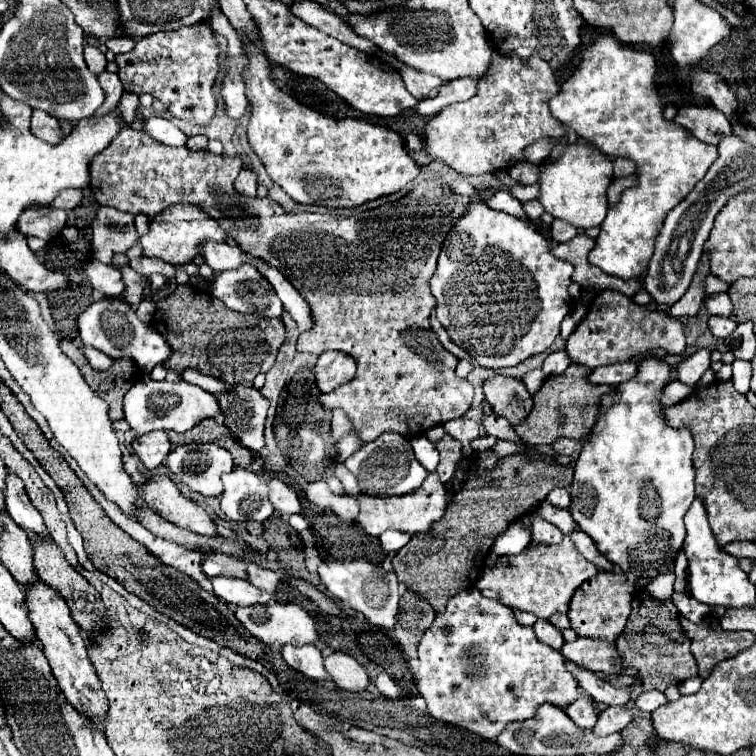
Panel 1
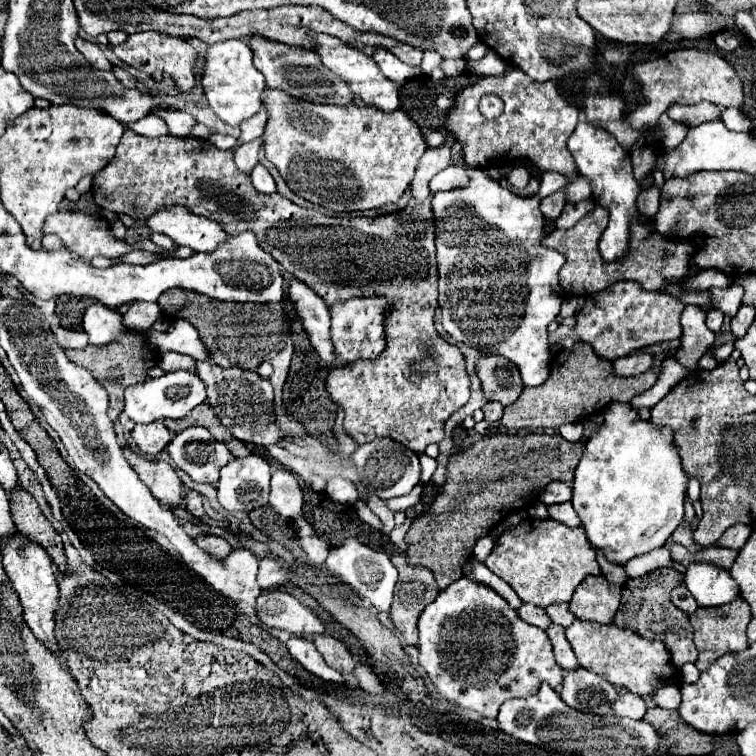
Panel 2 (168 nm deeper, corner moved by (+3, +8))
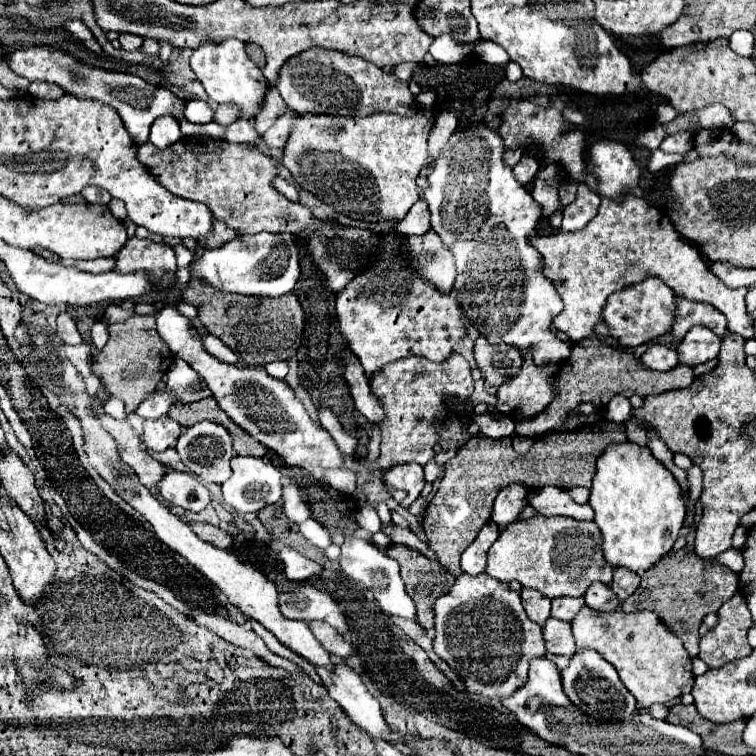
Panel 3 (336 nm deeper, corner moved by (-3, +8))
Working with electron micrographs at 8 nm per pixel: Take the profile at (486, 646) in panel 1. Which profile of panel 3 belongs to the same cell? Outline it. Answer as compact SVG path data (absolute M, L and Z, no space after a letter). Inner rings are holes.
M463 574L451 590L437 598L435 606L435 654L461 676L469 694L479 694L489 700L503 700L527 680L529 662L547 656L545 638L539 624L533 624L521 604L517 592L509 584L493 580L487 574Z

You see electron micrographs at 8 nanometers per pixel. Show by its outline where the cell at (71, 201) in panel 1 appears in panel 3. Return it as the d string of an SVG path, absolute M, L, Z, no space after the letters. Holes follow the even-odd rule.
M89 186L81 192L81 196L87 200L87 202L93 202L93 204L109 204L111 196L105 194L103 188L97 188L97 186Z

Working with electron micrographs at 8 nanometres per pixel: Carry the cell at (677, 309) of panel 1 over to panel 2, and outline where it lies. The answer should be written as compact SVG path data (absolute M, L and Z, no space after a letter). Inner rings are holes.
M687 306L683 310L681 328L681 348L673 356L683 368L697 370L699 358L713 348L715 334L705 326L705 312L699 306Z

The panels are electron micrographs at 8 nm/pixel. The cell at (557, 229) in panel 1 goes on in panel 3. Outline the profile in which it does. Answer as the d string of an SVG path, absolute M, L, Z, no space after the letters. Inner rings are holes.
M579 186L575 202L563 210L563 226L561 228L569 230L569 232L585 228L589 224L589 220L595 218L597 210L599 210L599 202L601 202L601 198L597 192Z

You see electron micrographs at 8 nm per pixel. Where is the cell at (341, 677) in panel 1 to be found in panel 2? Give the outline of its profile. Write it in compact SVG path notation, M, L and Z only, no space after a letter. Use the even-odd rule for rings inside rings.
M317 634L317 636L313 636L313 642L315 642L315 648L319 650L319 654L325 658L325 662L331 668L335 668L343 674L349 674L355 668L355 662L353 662L347 646L343 642L339 642L337 638L327 636L327 634Z

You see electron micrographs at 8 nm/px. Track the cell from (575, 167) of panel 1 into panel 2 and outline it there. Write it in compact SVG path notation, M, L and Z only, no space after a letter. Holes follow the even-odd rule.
M577 176L575 180L569 180L565 188L567 188L567 202L575 202L575 200L583 200L583 198L591 196L589 182L583 176Z

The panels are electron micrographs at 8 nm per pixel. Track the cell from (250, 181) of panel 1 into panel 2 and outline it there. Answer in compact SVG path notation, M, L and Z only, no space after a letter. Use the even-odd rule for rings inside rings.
M255 138L255 140L235 148L235 164L241 172L249 174L253 170L253 166L257 164L257 152L259 152L261 144L263 144L263 138Z

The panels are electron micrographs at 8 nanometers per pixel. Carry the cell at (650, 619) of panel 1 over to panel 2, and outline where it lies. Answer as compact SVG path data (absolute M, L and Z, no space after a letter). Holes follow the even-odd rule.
M657 568L645 576L629 578L623 586L621 606L613 620L621 628L635 628L635 632L639 632L639 636L643 638L661 640L669 648L673 664L677 668L697 660L697 648L693 644L693 628L689 616L671 602L671 590L677 588L683 582L683 578L685 576L673 568Z

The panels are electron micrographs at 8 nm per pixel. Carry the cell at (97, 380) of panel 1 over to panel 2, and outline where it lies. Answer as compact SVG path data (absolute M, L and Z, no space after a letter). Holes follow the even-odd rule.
M131 332L121 336L119 340L113 340L103 346L87 346L83 350L67 350L67 356L71 362L87 368L95 380L107 390L109 396L109 418L115 422L117 416L123 412L123 392L127 386L145 382L149 368L157 366L159 352L147 346L147 336L141 332Z

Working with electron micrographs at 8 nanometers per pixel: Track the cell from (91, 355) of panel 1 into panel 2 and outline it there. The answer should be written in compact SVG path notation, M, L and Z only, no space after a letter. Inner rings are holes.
M51 326L55 338L57 338L57 344L61 348L85 348L87 346L87 334L85 332L77 332L77 330L67 330L63 326Z

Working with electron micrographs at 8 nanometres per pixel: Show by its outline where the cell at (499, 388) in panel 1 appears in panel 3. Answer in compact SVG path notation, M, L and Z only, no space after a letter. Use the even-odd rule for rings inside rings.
M483 336L475 342L475 360L485 378L485 390L497 396L501 384L521 372L521 352L509 344L489 344Z

